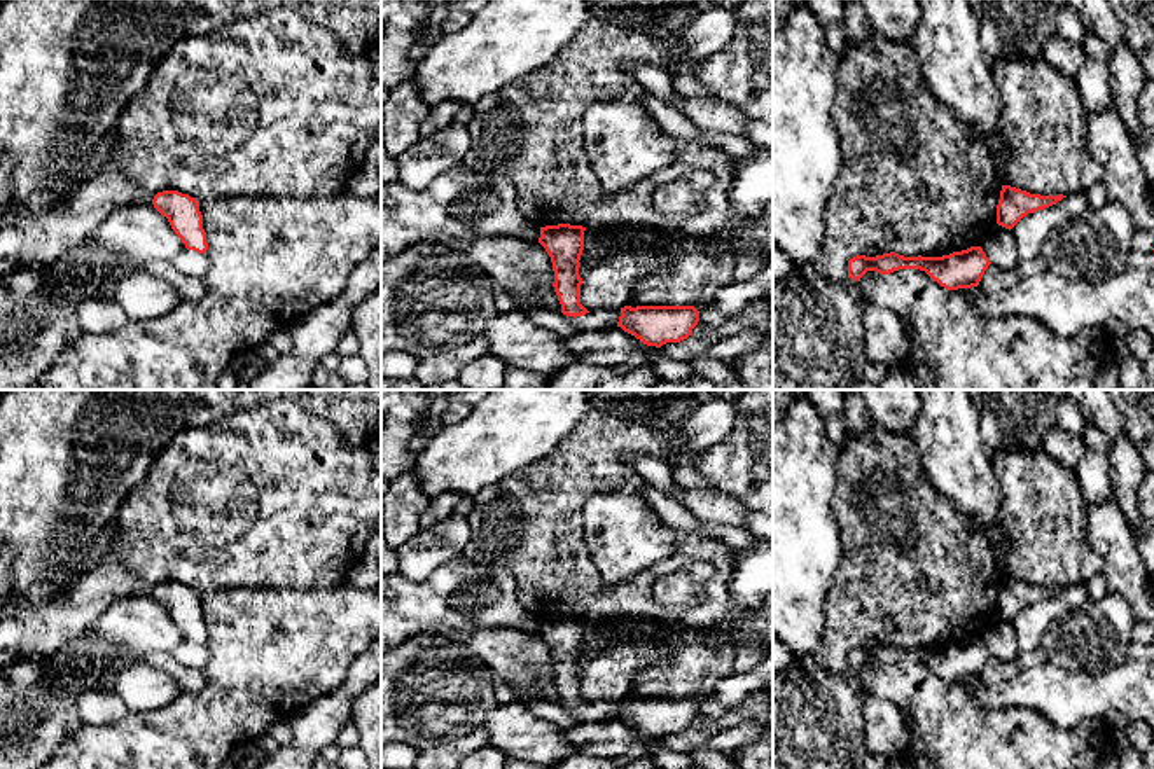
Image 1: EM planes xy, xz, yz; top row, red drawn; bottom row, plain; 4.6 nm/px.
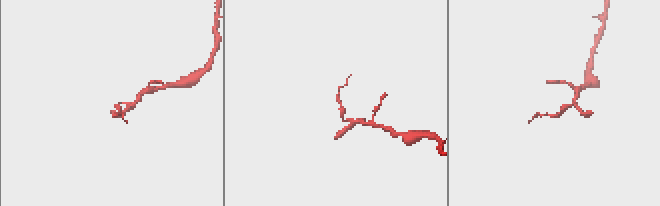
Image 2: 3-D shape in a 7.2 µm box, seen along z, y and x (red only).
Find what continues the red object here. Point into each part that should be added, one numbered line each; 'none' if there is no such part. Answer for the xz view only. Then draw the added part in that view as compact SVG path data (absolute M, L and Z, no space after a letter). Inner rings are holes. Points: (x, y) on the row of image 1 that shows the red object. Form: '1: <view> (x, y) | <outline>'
none

